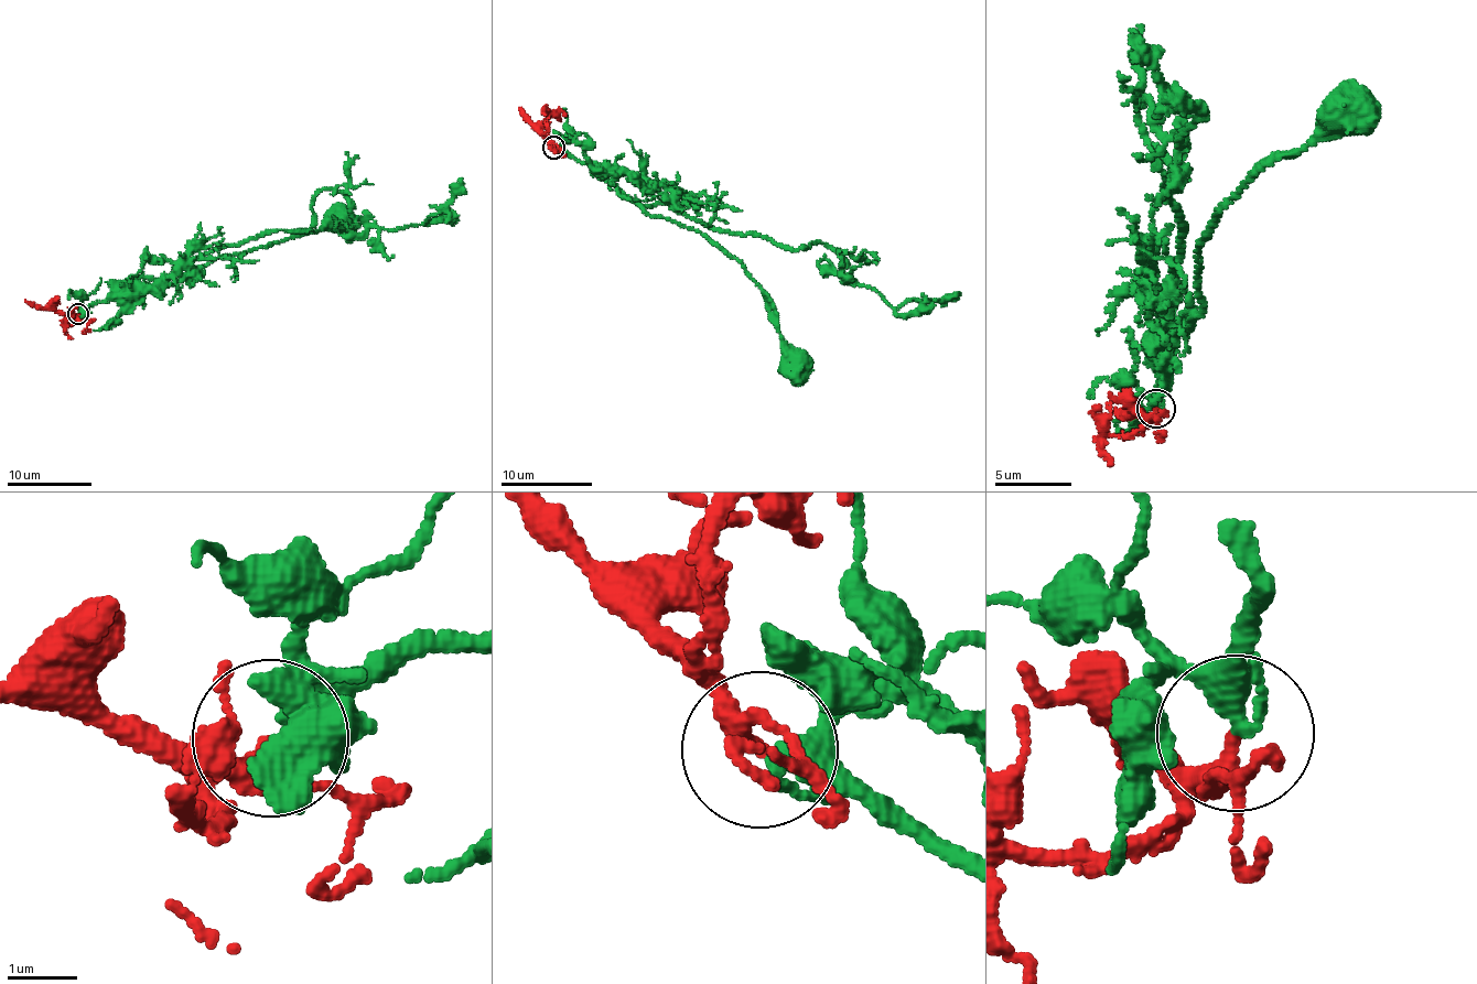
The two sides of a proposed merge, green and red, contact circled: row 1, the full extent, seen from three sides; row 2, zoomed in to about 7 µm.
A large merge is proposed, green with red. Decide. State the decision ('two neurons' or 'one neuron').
one neuron

